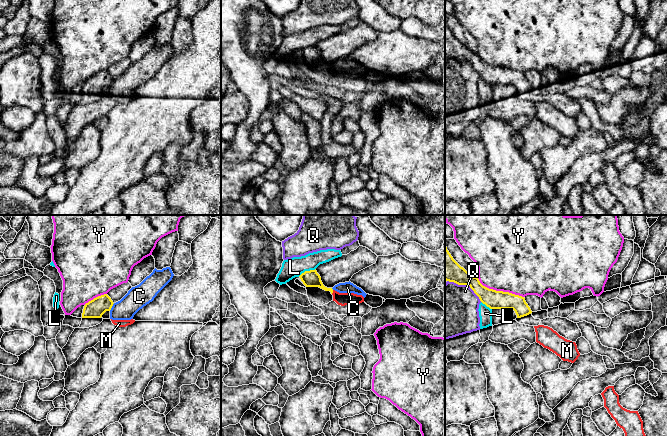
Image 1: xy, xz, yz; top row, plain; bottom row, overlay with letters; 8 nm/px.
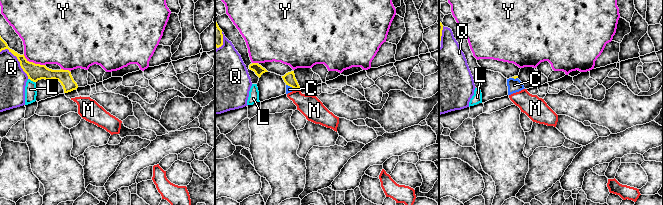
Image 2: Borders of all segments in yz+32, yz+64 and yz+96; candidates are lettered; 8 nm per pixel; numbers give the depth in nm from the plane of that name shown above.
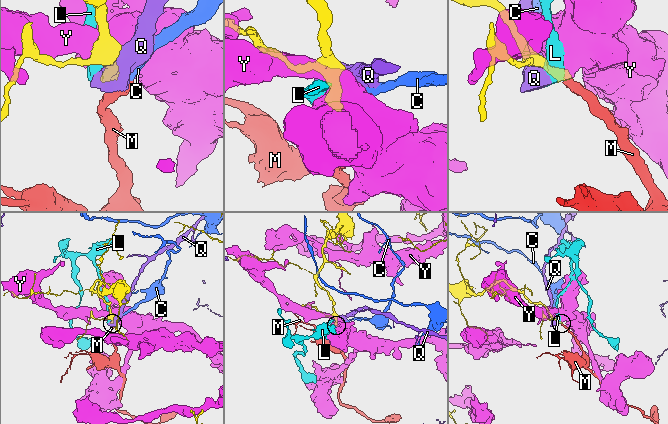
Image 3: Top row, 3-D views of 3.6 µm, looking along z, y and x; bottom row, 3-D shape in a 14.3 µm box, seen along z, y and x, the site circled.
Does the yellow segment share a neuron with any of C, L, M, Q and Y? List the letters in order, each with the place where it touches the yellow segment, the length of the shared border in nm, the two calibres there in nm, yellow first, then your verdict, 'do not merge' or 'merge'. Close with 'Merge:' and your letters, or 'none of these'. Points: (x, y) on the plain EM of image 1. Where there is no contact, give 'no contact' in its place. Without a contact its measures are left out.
C: xy (111, 83) | 80 nm | 150/180 nm | do not merge
L: xz (306, 47) | 160 nm | 130/160 nm | do not merge
M: xz (332, 68) | 40 nm | 130/100 nm | do not merge
Q: yz (465, 60) | 320 nm | 190/440 nm | do not merge
Y: yz (499, 67) | 400 nm | 150/480 nm | do not merge
Merge: none of these

